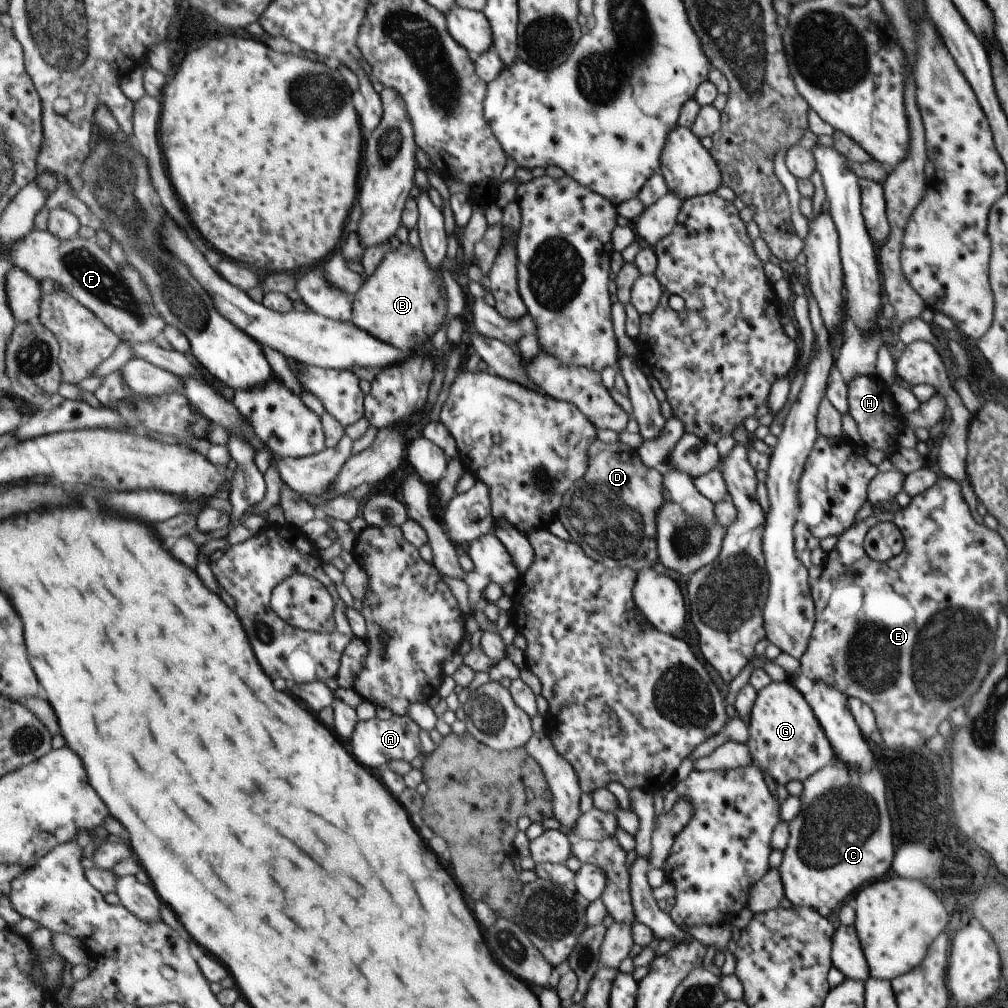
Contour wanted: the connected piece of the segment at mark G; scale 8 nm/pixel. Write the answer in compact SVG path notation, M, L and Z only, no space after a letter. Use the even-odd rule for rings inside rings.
M787 680L771 682L756 692L746 727L748 737L745 746L752 764L771 776L776 785L785 785L791 780L802 783L811 774L836 762L833 748L811 714L811 708L805 704L803 696L787 684Z

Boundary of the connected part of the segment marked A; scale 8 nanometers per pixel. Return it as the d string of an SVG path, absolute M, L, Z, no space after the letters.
M392 714L387 719L377 717L370 720L357 721L351 732L351 754L367 768L379 769L387 760L411 762L419 756L421 744L418 738L419 726L411 718Z

